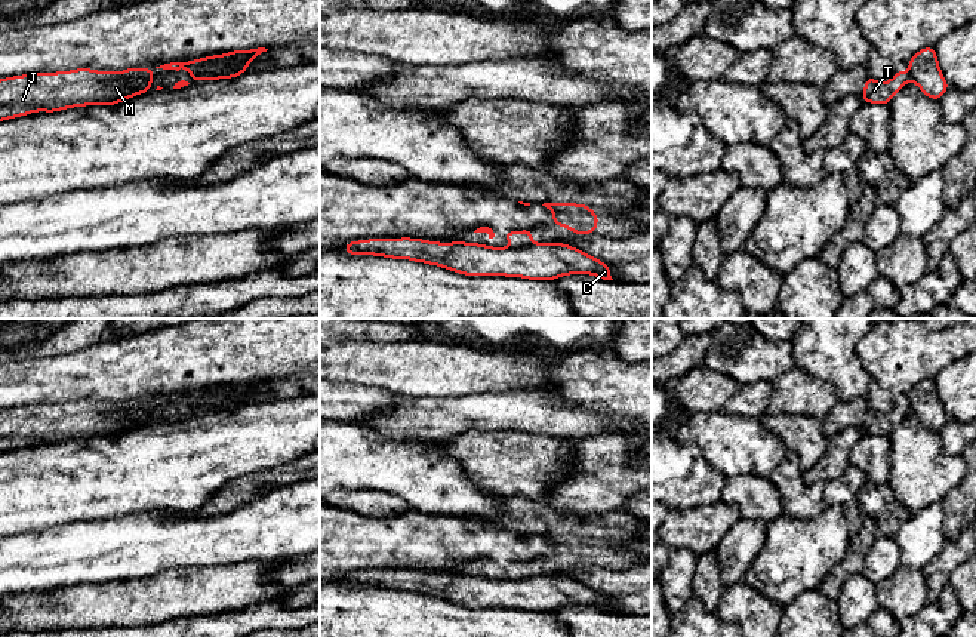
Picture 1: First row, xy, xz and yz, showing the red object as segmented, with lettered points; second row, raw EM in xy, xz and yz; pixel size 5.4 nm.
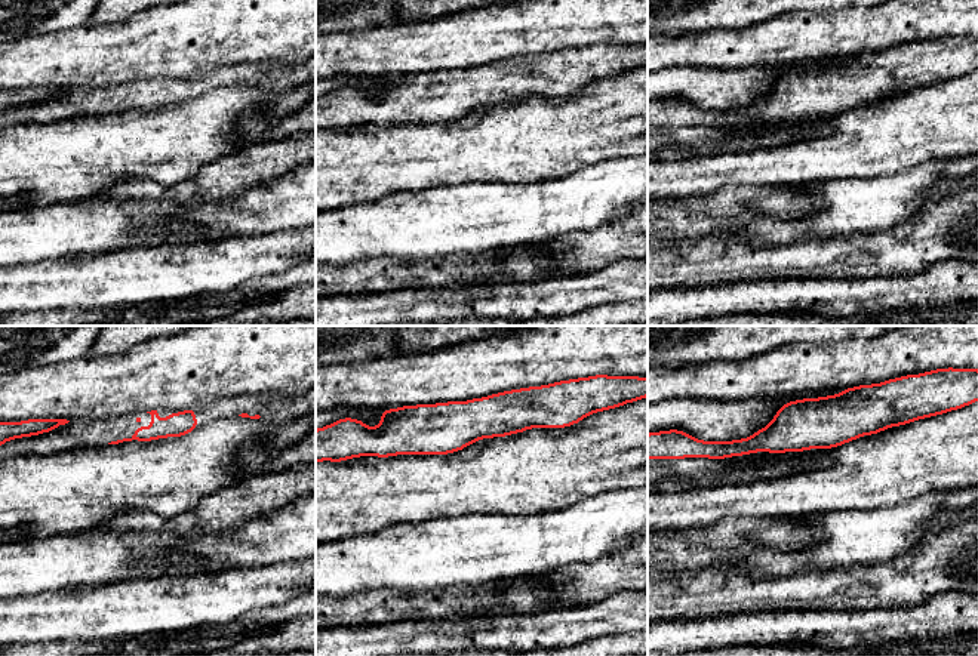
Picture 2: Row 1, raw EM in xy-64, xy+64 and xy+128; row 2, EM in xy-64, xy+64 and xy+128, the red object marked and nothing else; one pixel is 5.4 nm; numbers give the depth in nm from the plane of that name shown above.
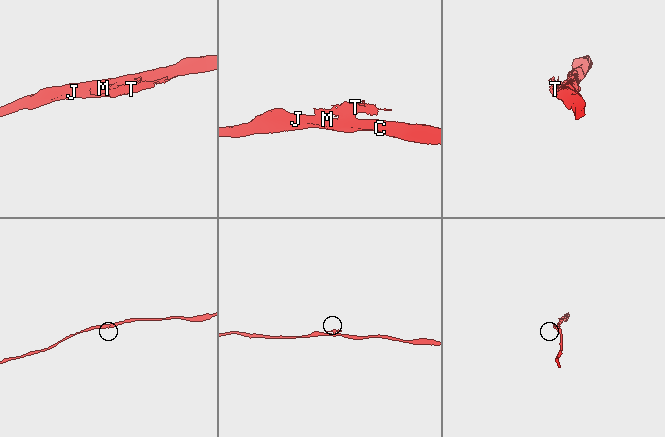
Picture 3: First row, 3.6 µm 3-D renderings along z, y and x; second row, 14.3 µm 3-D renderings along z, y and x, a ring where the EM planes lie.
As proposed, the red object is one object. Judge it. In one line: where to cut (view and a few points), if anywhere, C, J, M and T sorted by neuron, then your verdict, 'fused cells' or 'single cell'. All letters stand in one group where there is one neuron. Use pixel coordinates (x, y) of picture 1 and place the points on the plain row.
xz (532, 575), (525, 578) | C J M / T | fused cells

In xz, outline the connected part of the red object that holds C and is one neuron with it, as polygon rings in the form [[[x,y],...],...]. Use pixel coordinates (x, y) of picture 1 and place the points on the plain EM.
[[[370,570],[350,573],[348,587],[375,587],[438,597],[464,607],[507,607],[529,612],[555,612],[569,606],[591,606],[613,612],[610,598],[563,575],[521,579],[489,579],[477,575],[438,575],[424,570]]]

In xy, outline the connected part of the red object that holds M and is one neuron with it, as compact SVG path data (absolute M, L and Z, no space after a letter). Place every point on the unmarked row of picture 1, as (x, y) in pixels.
M77 400L0 410L0 453L36 443L120 436L150 424L153 401L126 400L114 404Z

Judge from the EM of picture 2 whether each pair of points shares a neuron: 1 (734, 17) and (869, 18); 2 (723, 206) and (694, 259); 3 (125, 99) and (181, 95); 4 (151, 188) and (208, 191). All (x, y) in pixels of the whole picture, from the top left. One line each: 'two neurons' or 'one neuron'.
1: two neurons
2: two neurons
3: one neuron
4: one neuron

